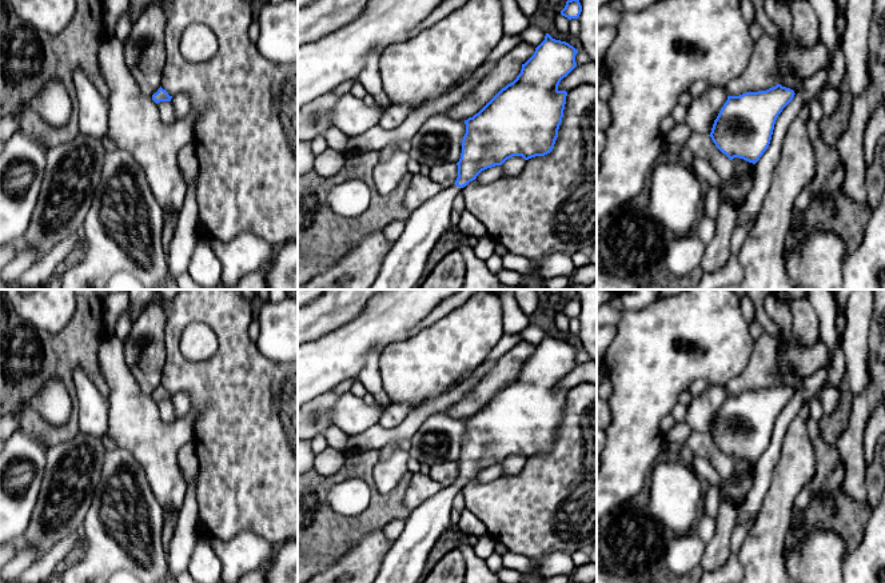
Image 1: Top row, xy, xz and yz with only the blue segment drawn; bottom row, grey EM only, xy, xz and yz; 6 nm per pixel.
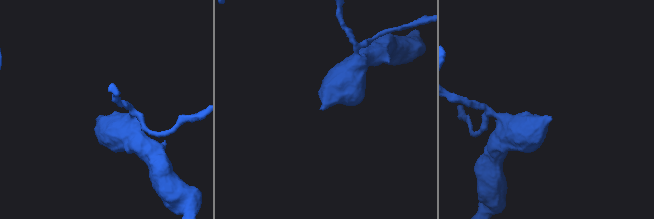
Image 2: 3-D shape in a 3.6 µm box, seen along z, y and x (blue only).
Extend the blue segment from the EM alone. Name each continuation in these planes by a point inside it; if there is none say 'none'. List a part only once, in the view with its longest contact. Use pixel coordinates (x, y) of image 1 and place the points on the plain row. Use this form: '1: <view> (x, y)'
1: xz (405, 562)

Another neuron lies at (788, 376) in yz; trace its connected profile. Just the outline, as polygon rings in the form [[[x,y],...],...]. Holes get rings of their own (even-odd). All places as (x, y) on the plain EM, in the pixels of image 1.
[[[778,364],[778,382],[798,392],[804,387],[805,378],[800,376],[796,370]]]

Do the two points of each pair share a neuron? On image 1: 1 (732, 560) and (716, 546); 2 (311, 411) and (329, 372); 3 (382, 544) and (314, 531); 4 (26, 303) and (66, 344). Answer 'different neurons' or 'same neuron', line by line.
1: different neurons
2: different neurons
3: different neurons
4: different neurons

